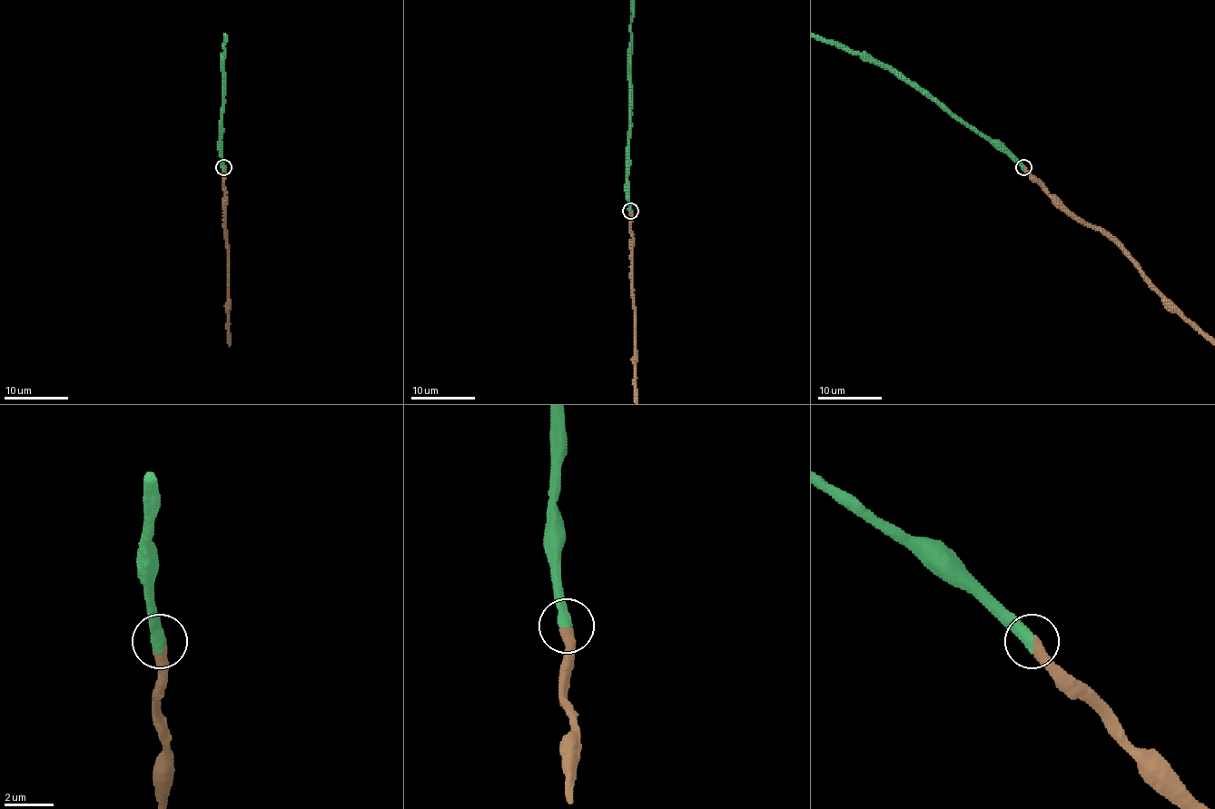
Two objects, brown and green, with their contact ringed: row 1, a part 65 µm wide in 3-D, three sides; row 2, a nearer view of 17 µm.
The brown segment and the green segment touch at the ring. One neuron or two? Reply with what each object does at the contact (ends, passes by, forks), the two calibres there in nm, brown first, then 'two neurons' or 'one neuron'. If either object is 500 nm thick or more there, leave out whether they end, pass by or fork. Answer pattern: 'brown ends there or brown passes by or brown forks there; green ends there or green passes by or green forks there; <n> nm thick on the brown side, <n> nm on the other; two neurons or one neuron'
480 nm thick on the brown side, 500 nm on the other; one neuron

